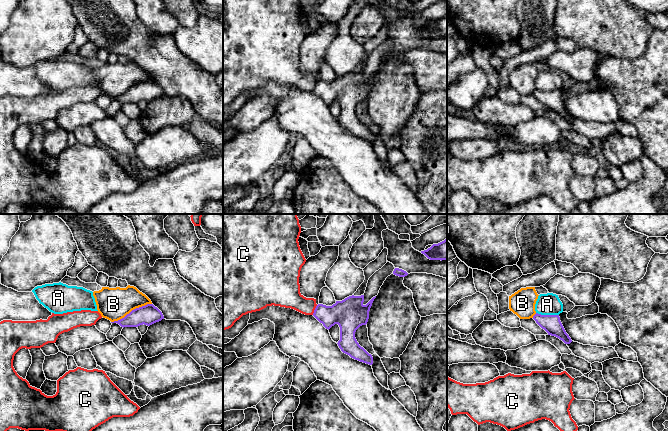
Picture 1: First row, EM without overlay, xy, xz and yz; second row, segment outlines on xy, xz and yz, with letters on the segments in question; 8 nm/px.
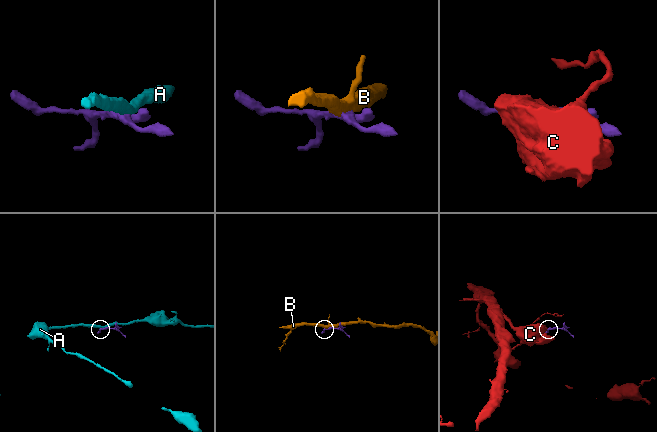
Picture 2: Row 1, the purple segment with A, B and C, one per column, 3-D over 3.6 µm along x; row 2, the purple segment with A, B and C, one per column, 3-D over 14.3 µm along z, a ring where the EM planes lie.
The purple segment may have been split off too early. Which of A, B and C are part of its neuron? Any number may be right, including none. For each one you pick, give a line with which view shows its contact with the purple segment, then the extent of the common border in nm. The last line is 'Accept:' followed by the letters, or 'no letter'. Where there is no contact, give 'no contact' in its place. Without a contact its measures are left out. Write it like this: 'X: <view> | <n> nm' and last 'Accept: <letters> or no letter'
Accept: no letter

